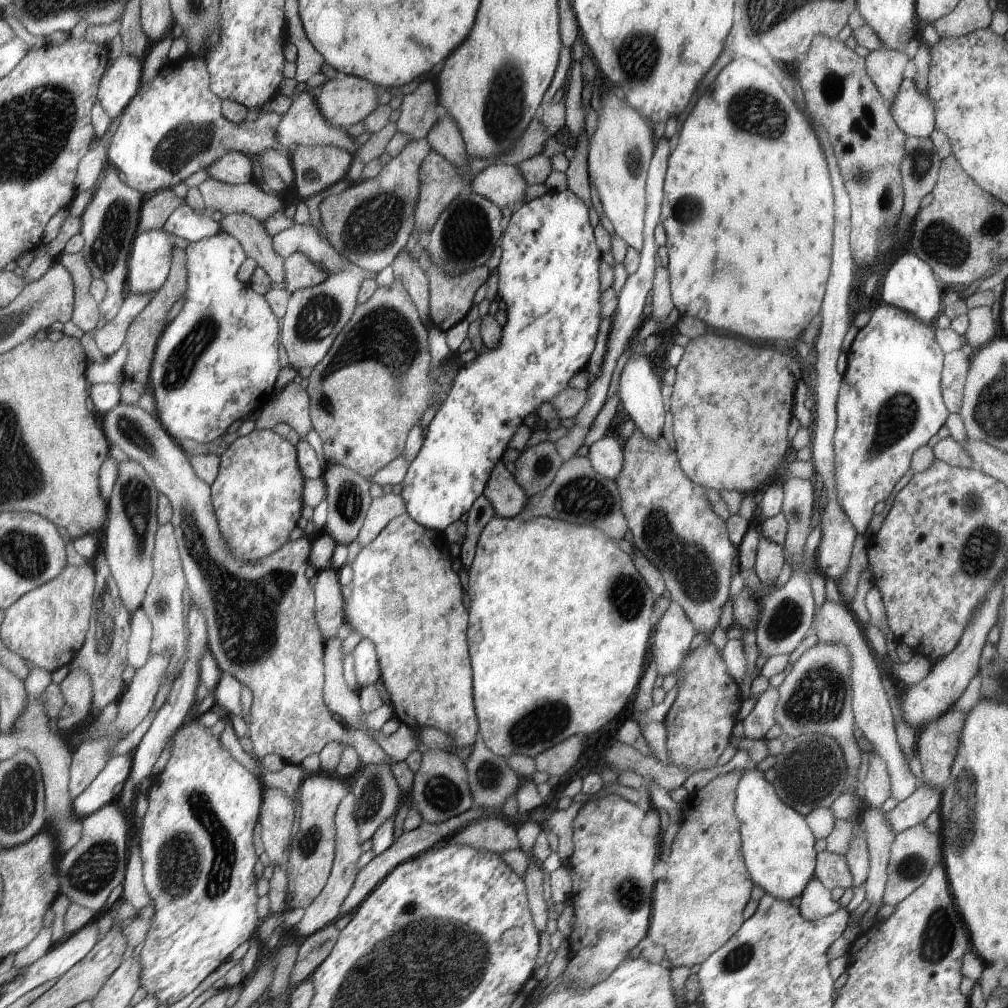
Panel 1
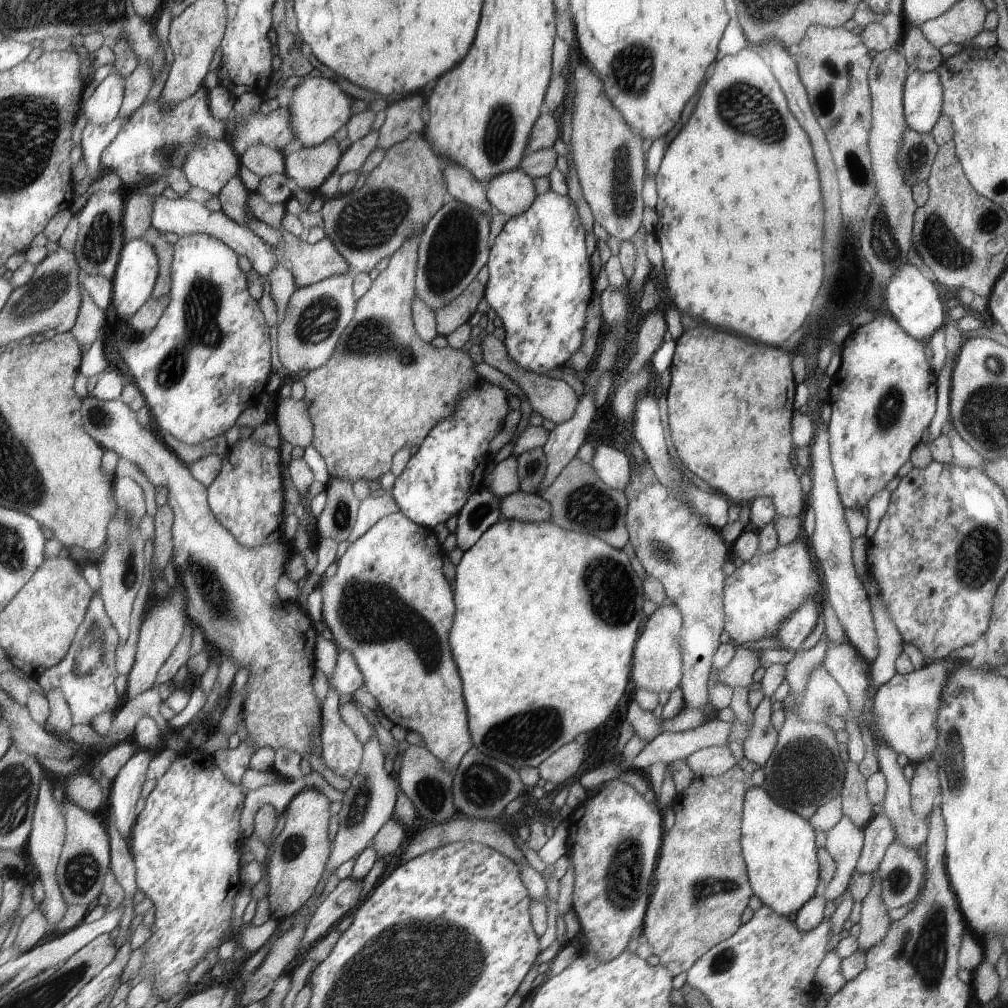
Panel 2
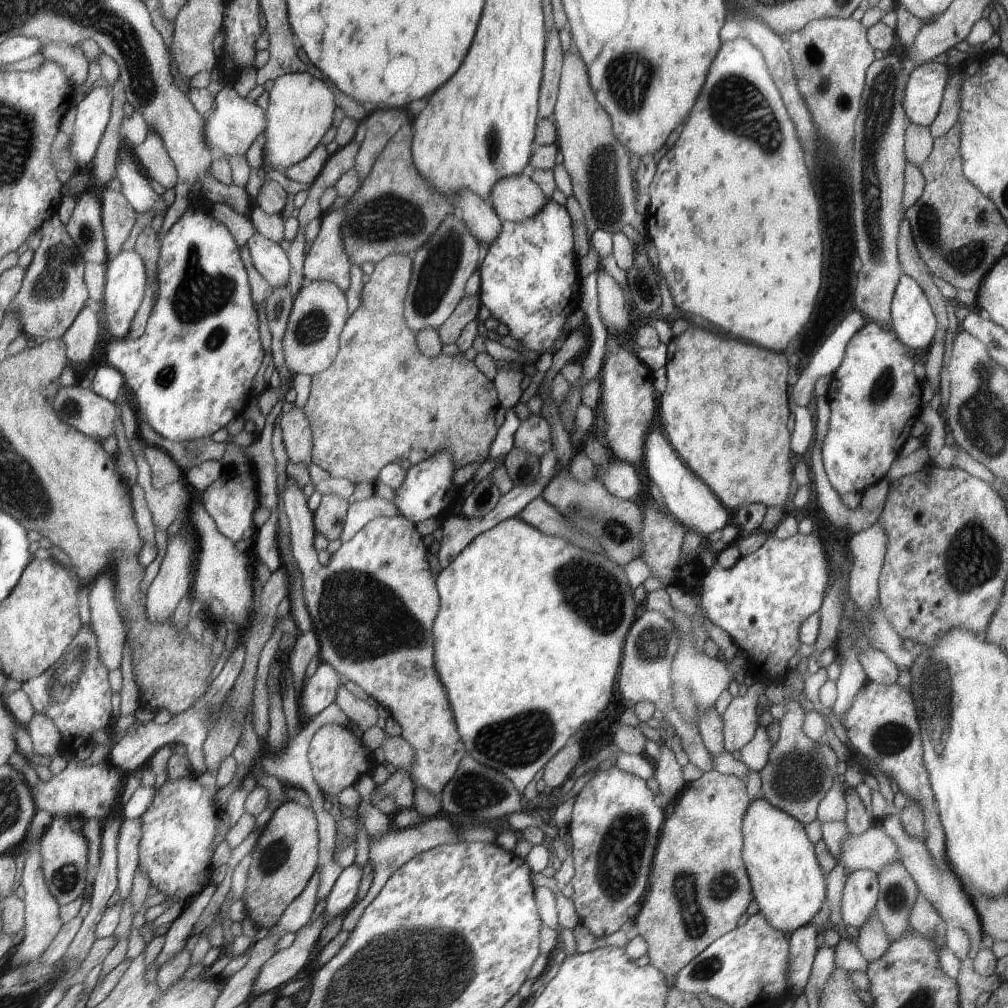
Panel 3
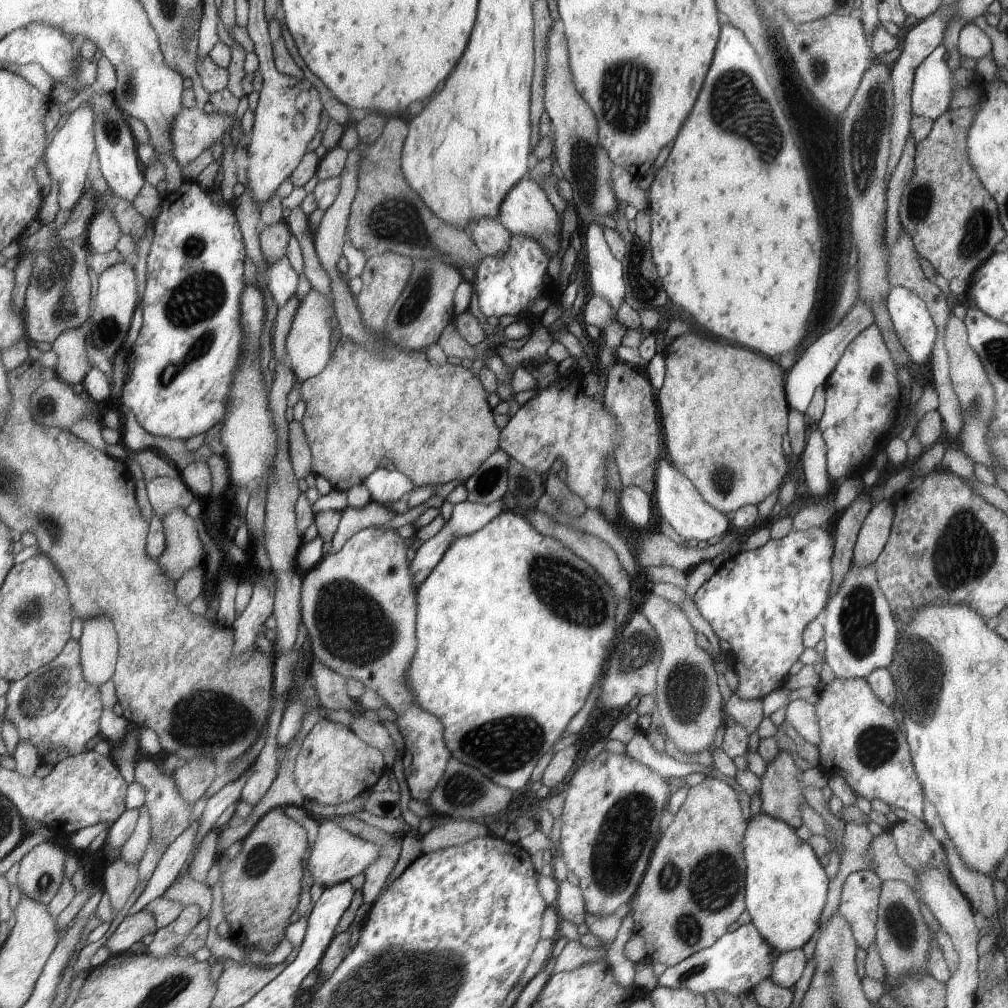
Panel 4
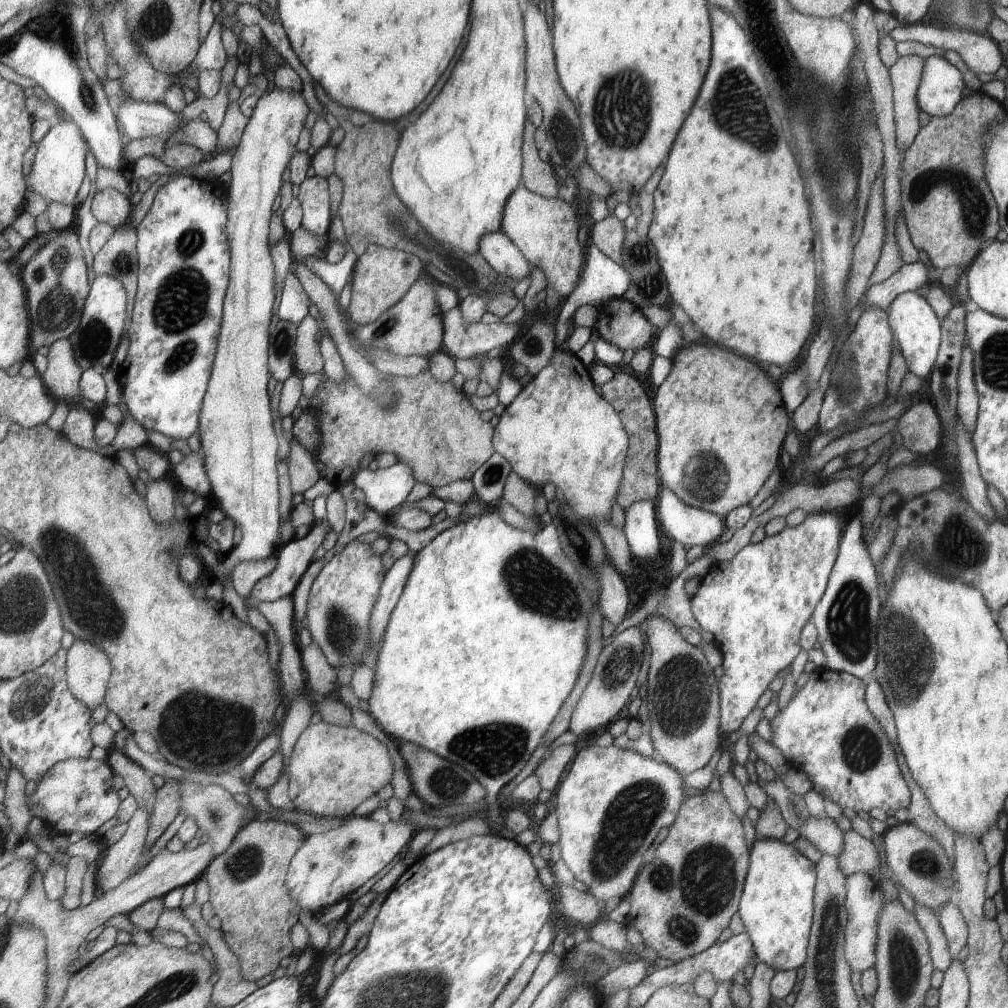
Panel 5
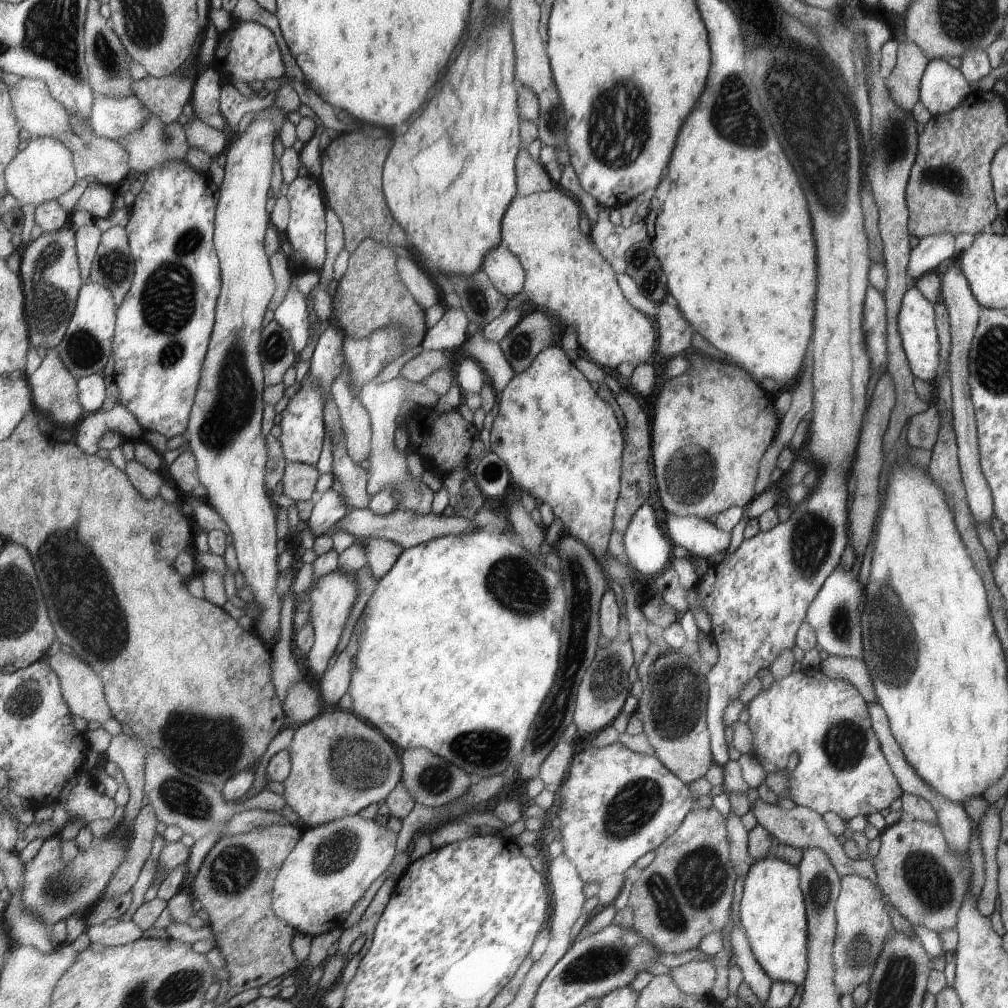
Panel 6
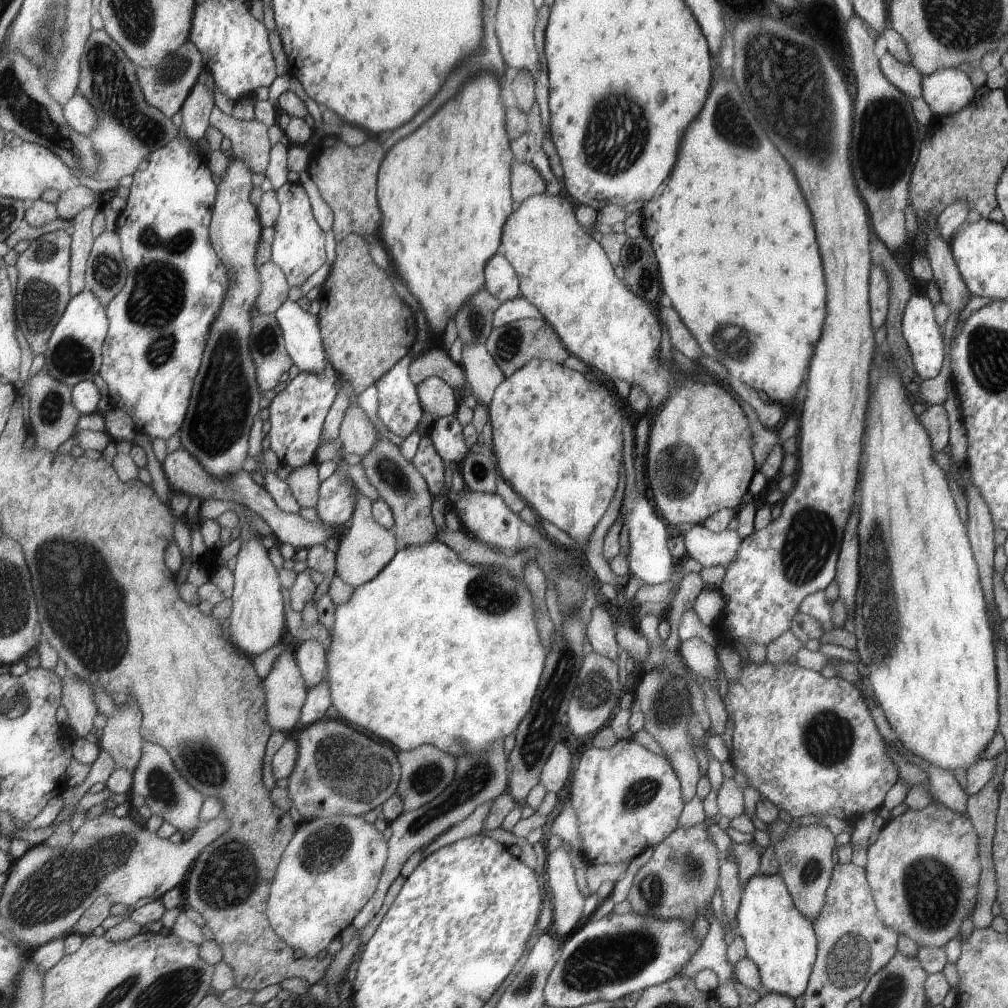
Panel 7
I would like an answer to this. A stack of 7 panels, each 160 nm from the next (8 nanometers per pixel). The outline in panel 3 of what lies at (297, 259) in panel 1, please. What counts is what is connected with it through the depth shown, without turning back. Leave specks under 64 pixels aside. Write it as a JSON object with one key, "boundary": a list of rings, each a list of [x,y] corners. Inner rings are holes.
{"boundary":[[[344,208],[325,212],[321,232],[310,246],[304,262],[304,273],[308,283],[331,281],[344,291],[351,286],[352,262],[344,247],[342,222]]]}

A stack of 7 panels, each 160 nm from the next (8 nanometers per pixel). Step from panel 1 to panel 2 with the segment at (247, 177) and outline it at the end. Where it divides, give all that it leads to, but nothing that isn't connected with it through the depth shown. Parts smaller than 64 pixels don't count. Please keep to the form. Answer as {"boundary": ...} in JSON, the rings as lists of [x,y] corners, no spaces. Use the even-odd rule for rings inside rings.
{"boundary":[[[229,138],[223,141],[200,139],[182,168],[194,187],[219,194],[232,178],[239,177],[241,165],[242,157]]]}

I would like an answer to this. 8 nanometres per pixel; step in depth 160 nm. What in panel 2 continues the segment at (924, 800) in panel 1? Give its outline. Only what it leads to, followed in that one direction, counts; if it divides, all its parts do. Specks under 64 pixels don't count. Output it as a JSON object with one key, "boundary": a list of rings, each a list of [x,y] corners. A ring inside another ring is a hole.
{"boundary":[[[884,812],[872,816],[863,831],[864,841],[853,871],[870,873],[878,868],[887,845],[896,839],[896,834],[893,823]]]}

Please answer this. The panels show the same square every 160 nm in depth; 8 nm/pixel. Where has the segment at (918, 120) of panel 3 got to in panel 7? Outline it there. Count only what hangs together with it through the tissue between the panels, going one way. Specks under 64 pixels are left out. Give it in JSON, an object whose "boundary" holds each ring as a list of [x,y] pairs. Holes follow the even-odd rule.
{"boundary":[[[956,67],[938,68],[921,81],[923,100],[933,116],[957,113],[975,97],[970,77]]]}

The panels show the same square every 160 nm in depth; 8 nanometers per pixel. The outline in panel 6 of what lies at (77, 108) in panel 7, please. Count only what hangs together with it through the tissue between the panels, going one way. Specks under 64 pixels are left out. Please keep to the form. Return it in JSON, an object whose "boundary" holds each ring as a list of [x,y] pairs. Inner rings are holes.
{"boundary":[[[100,93],[96,94],[92,114],[86,121],[93,136],[119,140],[141,130],[151,114],[137,95],[115,98]]]}

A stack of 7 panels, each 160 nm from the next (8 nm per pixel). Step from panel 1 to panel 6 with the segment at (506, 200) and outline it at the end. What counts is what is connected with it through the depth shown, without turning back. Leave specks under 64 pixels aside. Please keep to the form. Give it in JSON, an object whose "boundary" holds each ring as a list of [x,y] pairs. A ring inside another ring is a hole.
{"boundary":[[[554,186],[551,190],[515,197],[507,205],[501,222],[501,244],[507,247],[521,263],[524,270],[522,292],[535,306],[549,310],[560,326],[572,326],[576,332],[578,347],[586,352],[585,358],[601,368],[615,368],[621,362],[630,362],[633,366],[653,360],[651,350],[656,344],[655,328],[651,317],[638,311],[626,299],[618,285],[617,276],[610,263],[591,246],[577,228],[579,208]]]}

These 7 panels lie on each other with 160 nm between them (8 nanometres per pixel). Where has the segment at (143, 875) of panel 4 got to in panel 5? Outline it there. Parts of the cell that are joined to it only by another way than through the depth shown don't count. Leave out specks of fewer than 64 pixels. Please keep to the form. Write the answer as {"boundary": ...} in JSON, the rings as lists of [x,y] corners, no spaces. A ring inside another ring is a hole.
{"boundary":[[[117,747],[111,748],[107,755],[107,761],[112,766],[114,773],[123,777],[127,788],[137,797],[140,804],[145,807],[150,815],[156,807],[158,788],[153,784],[153,773],[139,766],[125,751]]]}

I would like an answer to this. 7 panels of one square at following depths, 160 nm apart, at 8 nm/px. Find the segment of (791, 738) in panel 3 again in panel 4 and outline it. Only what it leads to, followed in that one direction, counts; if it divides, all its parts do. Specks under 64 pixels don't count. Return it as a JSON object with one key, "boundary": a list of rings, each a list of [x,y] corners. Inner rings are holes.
{"boundary":[[[780,750],[775,758],[768,762],[760,776],[760,812],[772,817],[783,819],[791,827],[801,826],[800,807],[807,804],[803,796],[806,787],[821,789],[827,785],[829,776],[821,772],[819,768],[797,767],[791,754]]]}

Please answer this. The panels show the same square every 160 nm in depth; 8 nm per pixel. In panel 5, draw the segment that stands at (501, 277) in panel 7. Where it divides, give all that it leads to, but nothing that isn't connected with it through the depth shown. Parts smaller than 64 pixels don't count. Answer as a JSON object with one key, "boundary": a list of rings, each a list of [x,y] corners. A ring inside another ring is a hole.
{"boundary":[[[500,230],[484,234],[478,242],[478,251],[494,268],[497,275],[509,279],[511,286],[529,272],[526,258]]]}

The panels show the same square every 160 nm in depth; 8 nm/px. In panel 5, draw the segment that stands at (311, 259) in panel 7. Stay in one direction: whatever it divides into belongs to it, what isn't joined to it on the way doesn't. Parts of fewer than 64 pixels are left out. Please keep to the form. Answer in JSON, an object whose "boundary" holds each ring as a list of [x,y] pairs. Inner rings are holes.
{"boundary":[[[327,176],[307,177],[299,185],[298,200],[303,208],[301,225],[312,234],[327,236],[332,220],[332,200]]]}

